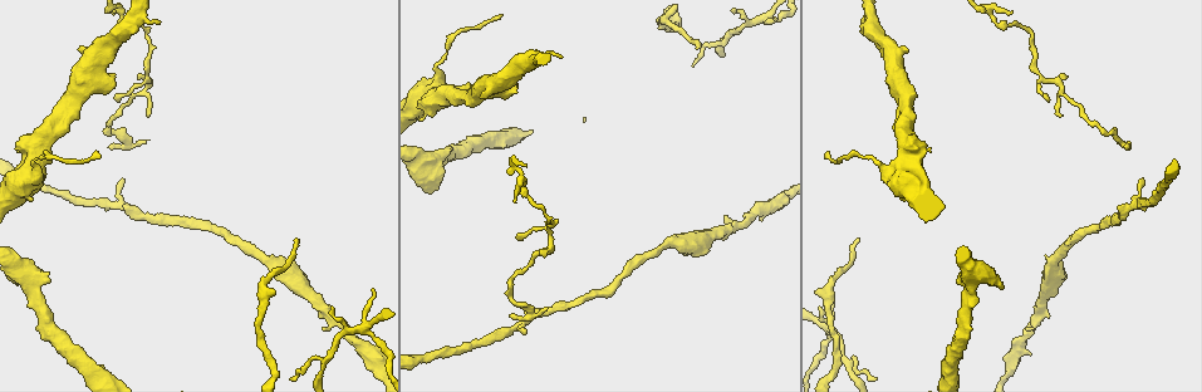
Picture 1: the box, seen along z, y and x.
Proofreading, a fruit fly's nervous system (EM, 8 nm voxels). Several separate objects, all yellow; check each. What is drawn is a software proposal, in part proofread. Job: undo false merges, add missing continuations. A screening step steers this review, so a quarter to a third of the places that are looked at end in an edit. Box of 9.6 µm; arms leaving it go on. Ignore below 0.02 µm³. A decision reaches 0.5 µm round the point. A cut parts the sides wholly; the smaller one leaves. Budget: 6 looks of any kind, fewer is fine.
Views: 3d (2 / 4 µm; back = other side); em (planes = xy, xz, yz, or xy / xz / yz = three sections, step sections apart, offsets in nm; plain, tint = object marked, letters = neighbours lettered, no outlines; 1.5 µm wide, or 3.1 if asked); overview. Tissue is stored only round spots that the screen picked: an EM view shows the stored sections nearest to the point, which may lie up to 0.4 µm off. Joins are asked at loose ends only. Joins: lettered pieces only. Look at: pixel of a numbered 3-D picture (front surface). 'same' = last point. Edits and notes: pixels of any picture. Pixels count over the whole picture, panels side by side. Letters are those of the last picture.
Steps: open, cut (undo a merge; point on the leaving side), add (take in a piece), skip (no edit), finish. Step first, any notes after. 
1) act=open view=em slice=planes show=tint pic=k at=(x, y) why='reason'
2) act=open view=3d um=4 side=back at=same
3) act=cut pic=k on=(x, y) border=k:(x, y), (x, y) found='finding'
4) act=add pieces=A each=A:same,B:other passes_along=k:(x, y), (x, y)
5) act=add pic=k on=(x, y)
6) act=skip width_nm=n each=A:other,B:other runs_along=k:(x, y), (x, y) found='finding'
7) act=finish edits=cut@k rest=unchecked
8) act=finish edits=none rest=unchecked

act=open view=3d um=4 side=back pic=1 at=(857, 239) why='end of a long branch'

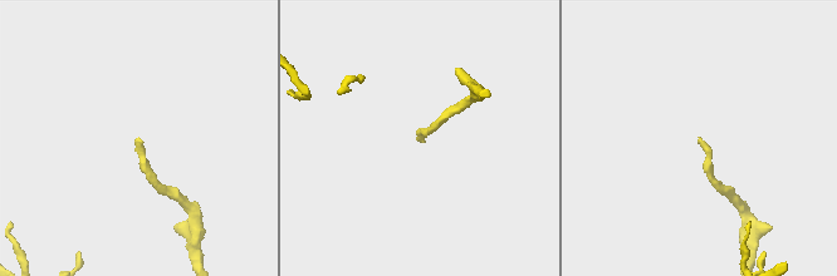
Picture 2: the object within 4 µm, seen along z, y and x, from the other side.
act=open view=em slice=xy step=4 show=letters pic=2 at=(418, 140) why='shape alone is not enough'

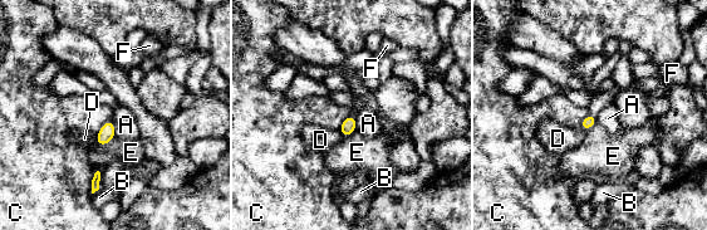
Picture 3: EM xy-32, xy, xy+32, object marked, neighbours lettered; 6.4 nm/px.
act=open view=em slice=planes show=letters at=same

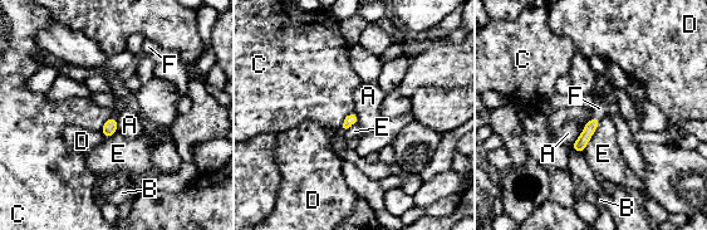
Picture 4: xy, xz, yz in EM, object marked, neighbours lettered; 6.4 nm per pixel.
act=add pieces=F each=A:other,B:other,C:other,D:other,E:other,F:same found='the cell continues'

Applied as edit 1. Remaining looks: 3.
act=open view=3d um=2 pic=1 at=(827, 326) why='two arms in line, one across'

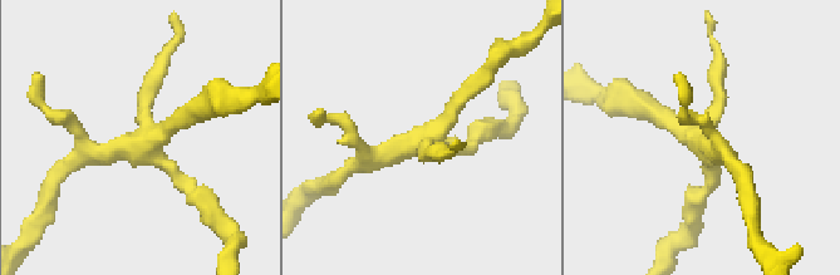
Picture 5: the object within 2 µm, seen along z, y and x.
act=open view=em slice=planes show=tint pic=5 at=(709, 146)

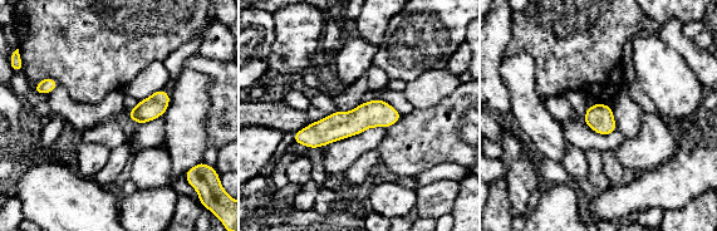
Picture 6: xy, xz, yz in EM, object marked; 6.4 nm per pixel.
act=open view=em slice=planes show=letters at=same why='what lies round it'

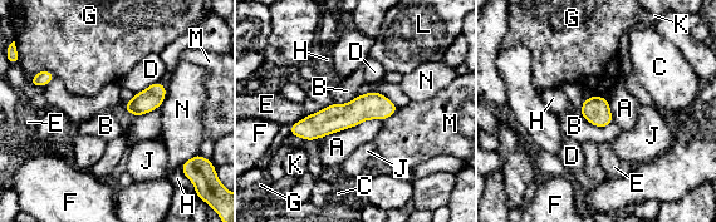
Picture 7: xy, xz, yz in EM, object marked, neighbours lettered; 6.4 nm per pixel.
act=skip each=A:other,B:other,C:other,D:other,E:other,F:other,G:other,H:other,J:other,K:other,L:other,M:other,N:other border=7:(382, 121), (366, 119), (325, 137) found='continuous, no second cell'

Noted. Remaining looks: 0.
act=finish edits=add@4 rest=unchecked

